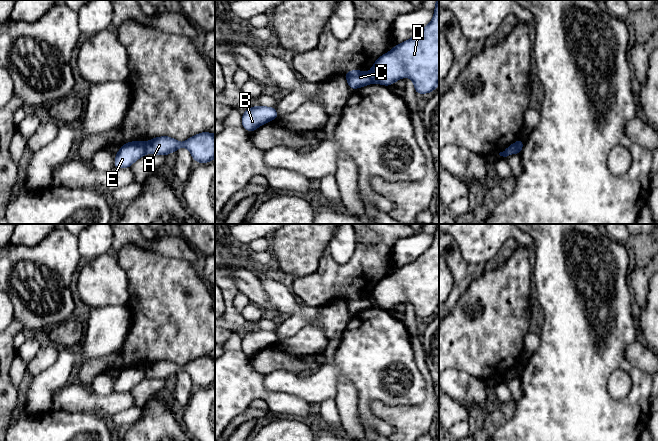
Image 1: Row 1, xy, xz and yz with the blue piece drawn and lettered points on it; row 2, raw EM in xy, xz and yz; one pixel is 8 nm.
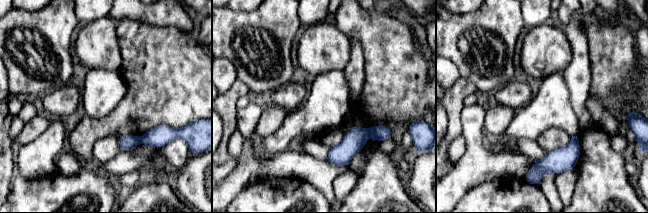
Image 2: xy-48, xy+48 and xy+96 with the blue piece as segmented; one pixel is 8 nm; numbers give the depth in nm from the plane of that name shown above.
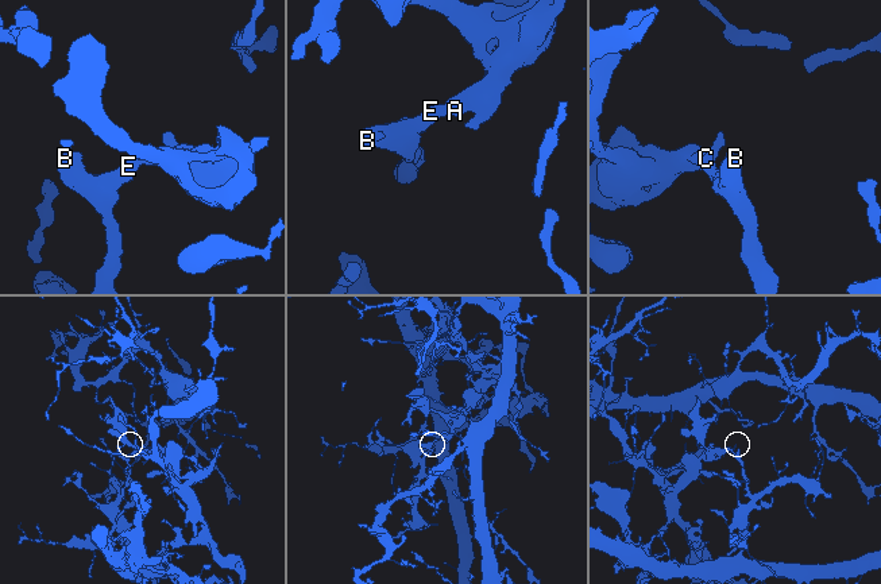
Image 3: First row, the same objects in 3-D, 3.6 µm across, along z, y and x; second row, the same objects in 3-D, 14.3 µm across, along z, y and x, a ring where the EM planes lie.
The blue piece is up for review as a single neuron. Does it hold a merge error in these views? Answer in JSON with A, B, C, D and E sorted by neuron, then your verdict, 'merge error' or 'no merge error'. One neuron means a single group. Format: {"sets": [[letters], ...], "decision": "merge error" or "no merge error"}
{"sets": [["A", "D"], ["B", "C", "E"]], "decision": "merge error"}

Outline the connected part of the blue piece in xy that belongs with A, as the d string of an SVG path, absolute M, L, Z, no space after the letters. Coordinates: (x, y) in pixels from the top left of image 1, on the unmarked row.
M207 355L198 357L184 366L179 366L169 360L153 362L146 368L146 377L168 380L171 376L177 376L181 370L190 375L193 385L200 388L215 383L215 358Z

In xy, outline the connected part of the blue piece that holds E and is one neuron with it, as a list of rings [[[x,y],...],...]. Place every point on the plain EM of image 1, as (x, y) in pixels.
[[[137,364],[121,369],[114,383],[114,392],[130,392],[131,389],[146,377],[147,366]]]

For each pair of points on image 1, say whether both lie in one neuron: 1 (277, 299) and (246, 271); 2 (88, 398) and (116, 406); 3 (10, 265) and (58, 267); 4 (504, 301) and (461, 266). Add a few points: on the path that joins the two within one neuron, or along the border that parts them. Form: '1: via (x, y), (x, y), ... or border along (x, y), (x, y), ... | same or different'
1: border along (254, 272), (261, 283), (268, 302), (273, 307) | different
2: via (95, 403), (100, 406), (109, 406) | same
3: via (22, 267), (46, 267) | same
4: border along (496, 267), (486, 270), (476, 277), (460, 296) | different

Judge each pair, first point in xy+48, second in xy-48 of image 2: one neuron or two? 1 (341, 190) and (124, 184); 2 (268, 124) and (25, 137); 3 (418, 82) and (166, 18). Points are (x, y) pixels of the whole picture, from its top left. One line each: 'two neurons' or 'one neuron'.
1: one neuron
2: one neuron
3: two neurons

